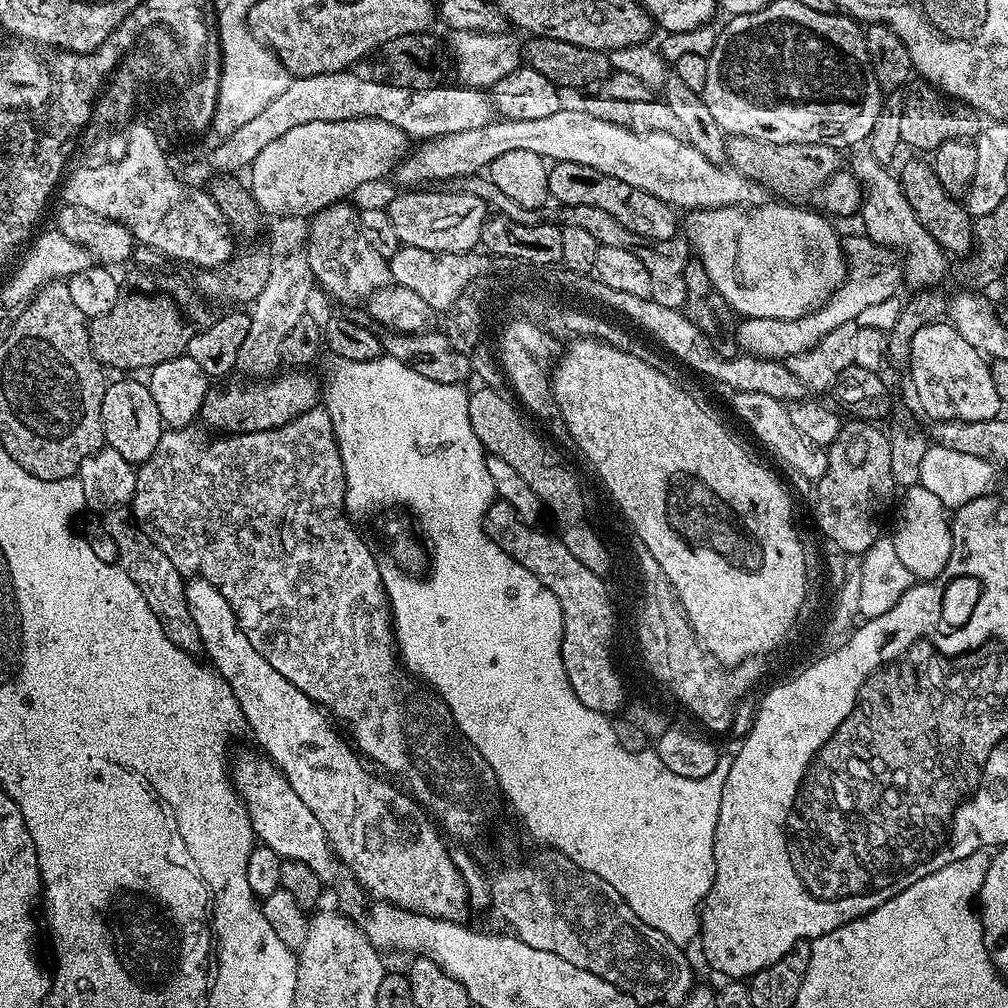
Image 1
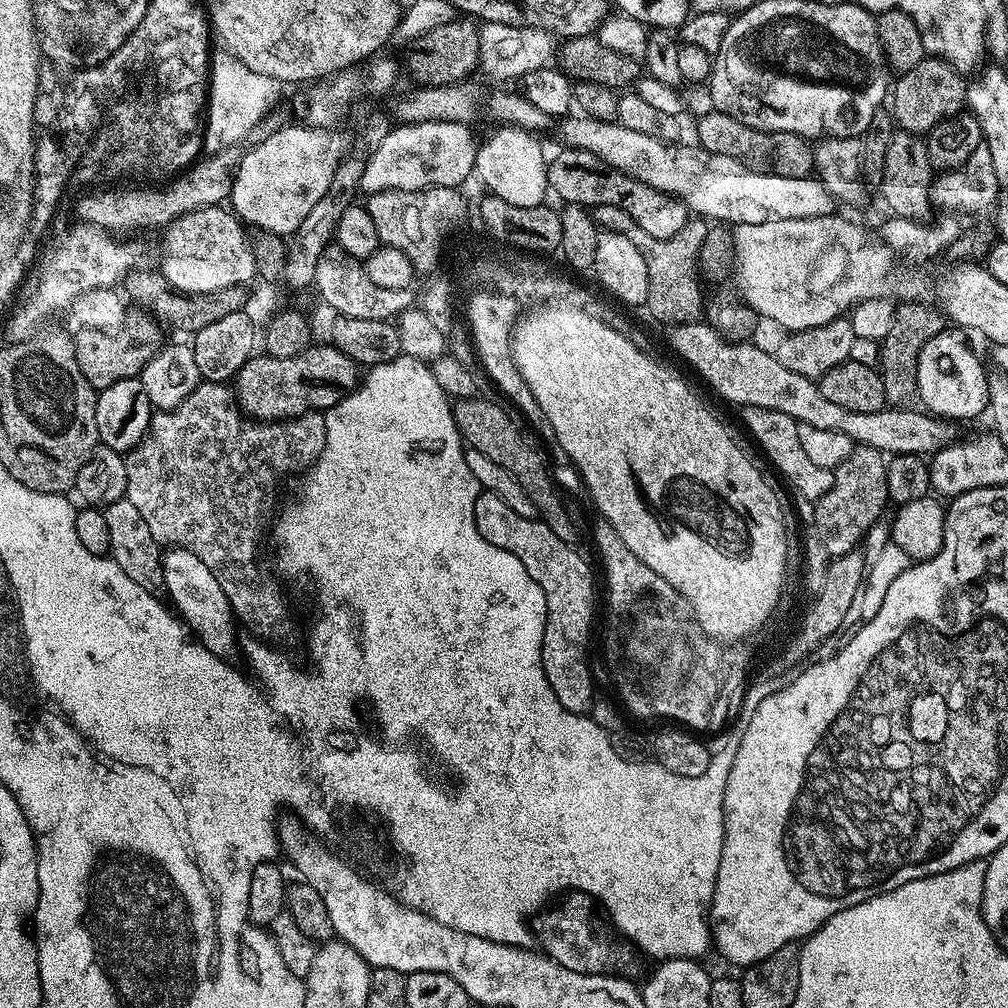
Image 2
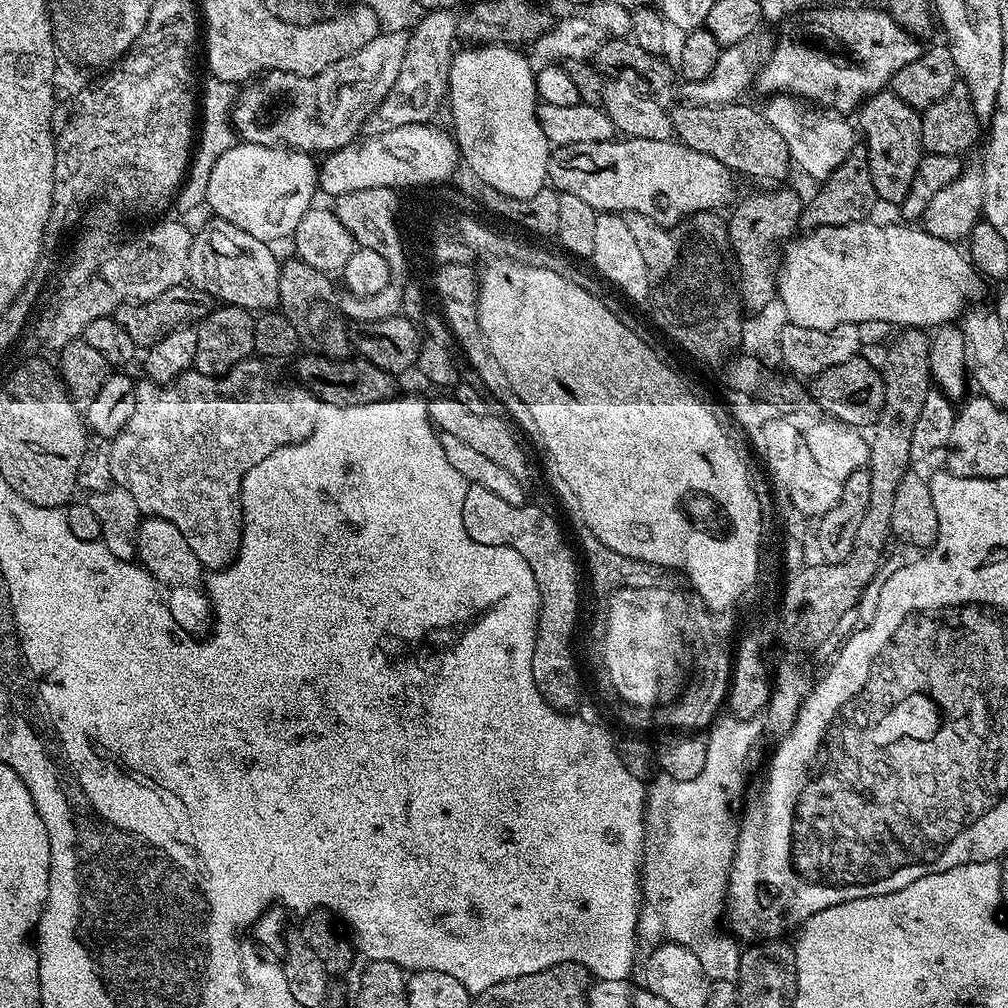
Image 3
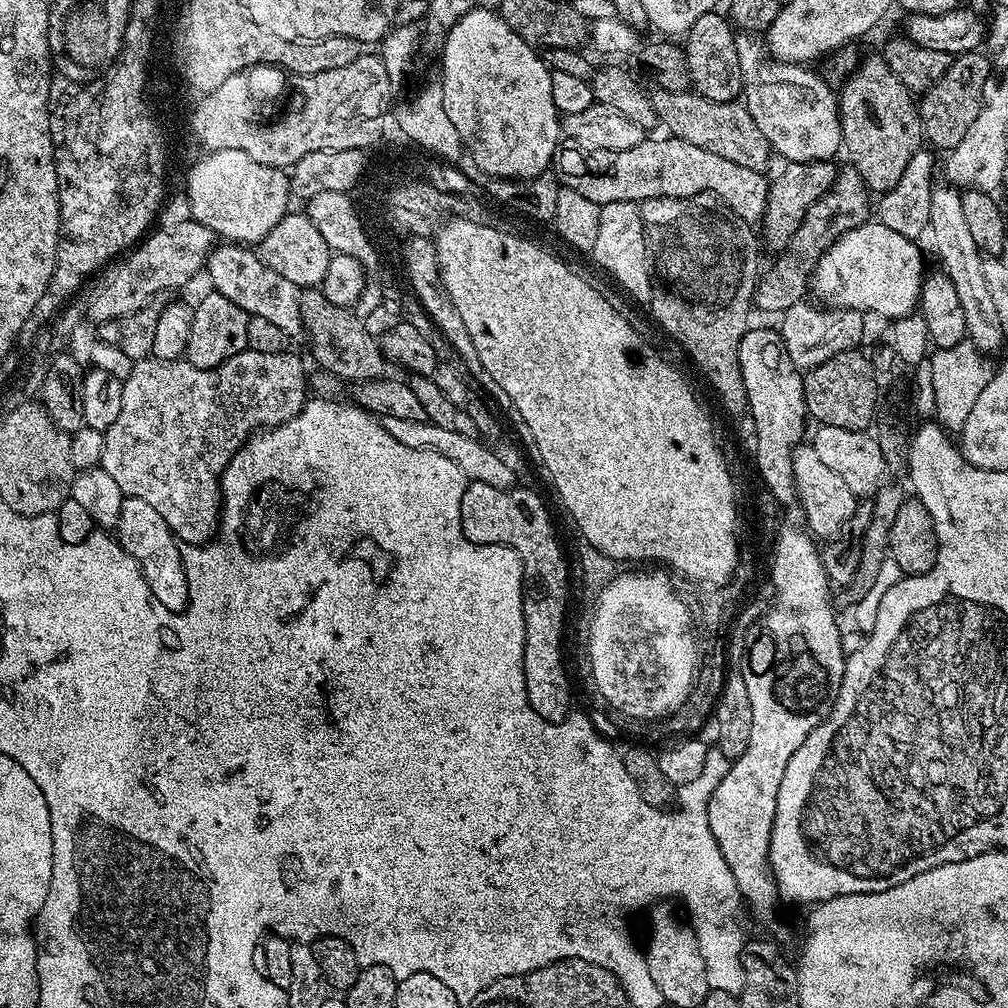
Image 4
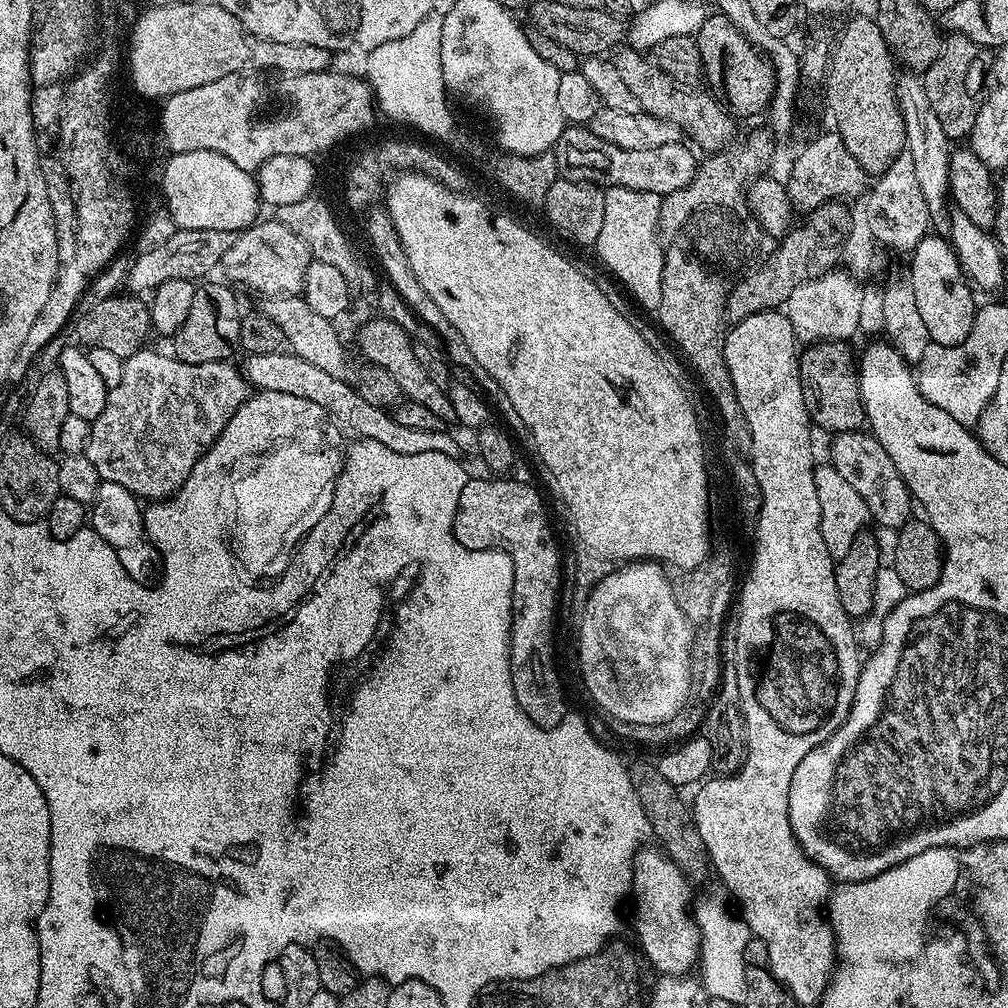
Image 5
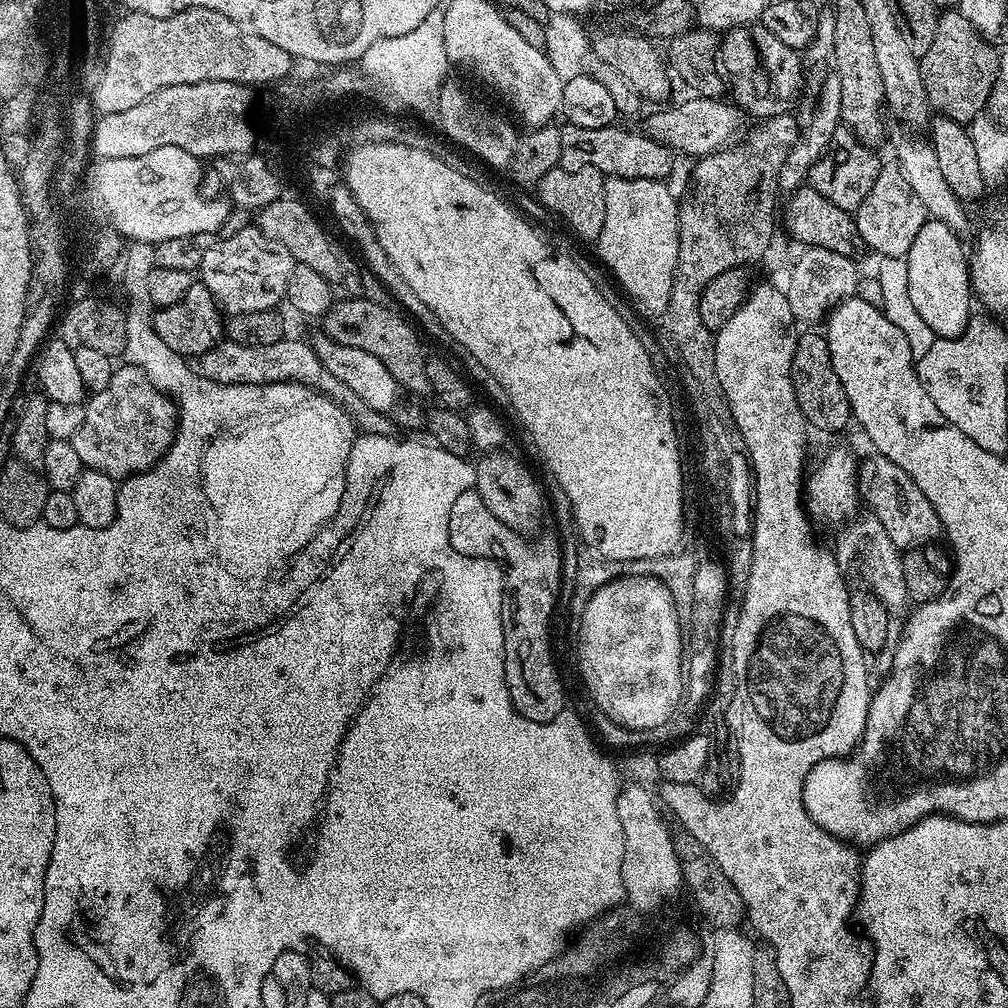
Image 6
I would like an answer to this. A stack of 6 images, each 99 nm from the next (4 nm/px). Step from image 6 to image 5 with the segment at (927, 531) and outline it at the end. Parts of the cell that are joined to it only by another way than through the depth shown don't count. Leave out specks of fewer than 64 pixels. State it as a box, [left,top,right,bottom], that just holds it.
[830,430,914,530]

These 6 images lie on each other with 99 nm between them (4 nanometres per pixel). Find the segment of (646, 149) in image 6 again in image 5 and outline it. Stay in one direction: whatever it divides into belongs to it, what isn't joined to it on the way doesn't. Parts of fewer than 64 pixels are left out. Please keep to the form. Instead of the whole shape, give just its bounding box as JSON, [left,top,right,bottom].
[554,126,698,198]

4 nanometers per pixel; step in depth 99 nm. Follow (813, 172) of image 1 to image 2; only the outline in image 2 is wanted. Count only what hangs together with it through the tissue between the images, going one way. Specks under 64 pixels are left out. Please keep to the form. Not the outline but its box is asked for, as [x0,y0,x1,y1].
[696,110,814,177]

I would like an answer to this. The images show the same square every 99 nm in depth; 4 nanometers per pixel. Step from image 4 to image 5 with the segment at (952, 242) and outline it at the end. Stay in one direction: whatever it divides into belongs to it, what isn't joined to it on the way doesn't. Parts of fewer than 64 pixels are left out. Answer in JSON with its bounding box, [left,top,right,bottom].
[896,75,950,221]

